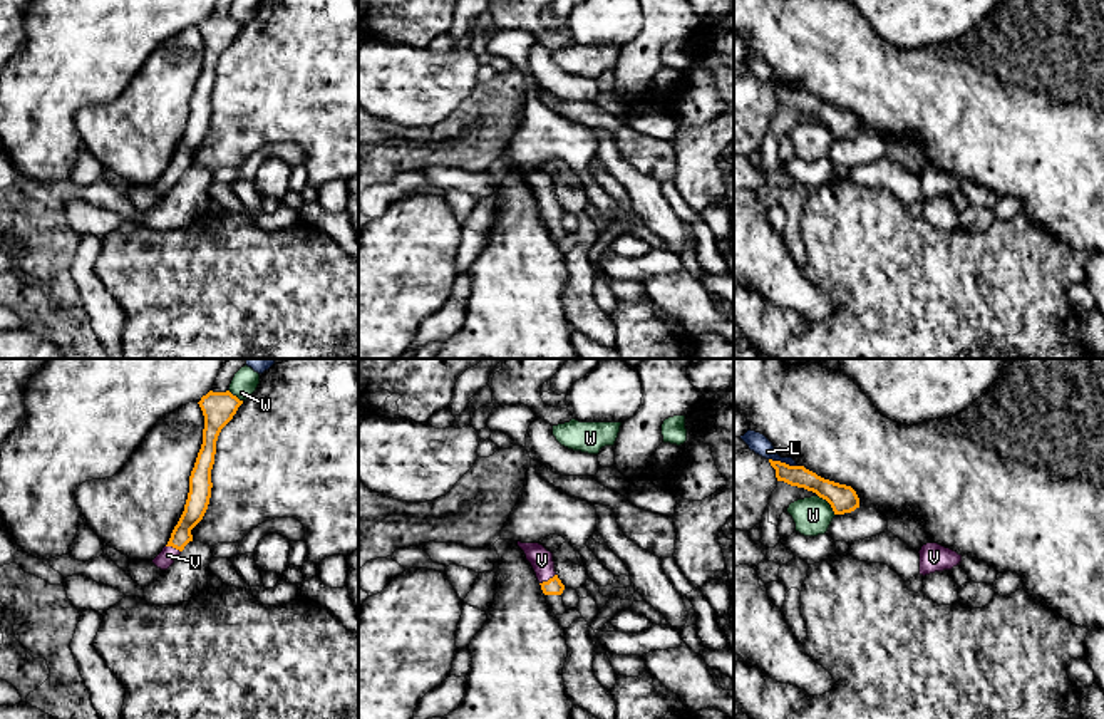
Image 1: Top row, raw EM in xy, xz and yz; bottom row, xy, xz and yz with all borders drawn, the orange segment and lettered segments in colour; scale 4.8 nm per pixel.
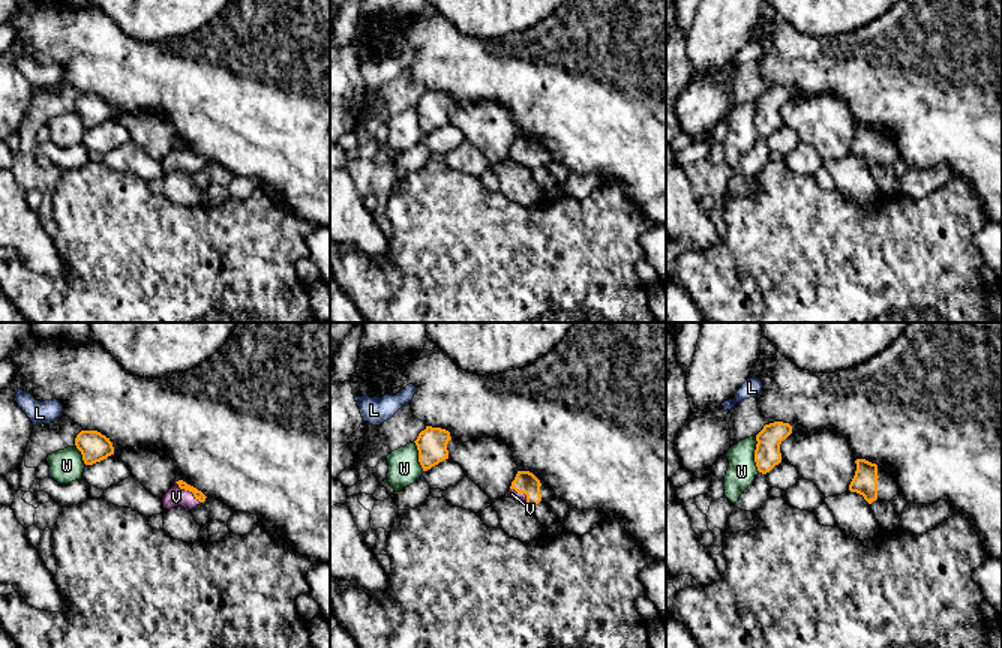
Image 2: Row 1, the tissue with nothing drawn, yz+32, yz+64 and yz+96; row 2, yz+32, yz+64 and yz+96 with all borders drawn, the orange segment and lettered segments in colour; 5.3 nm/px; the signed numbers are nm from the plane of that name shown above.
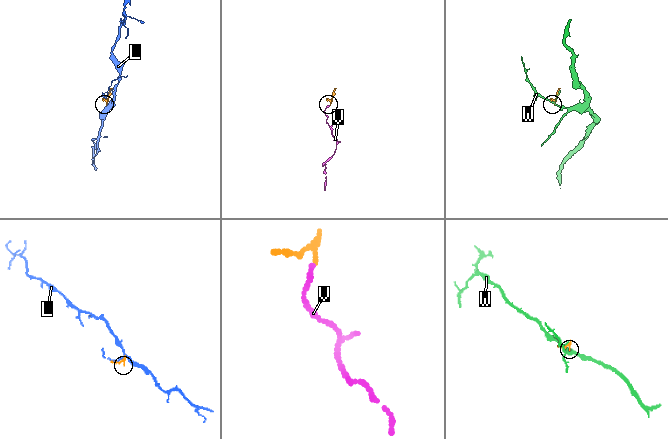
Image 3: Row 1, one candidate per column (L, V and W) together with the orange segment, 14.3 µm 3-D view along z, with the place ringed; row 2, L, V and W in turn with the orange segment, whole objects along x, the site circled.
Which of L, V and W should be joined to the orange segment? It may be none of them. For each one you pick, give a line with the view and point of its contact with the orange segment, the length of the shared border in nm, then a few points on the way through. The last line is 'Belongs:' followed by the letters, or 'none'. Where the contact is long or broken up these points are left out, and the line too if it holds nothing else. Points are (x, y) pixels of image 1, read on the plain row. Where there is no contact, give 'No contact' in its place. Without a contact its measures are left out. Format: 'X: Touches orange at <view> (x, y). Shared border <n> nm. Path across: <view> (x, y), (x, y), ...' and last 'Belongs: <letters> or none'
V: Touches orange at xz (548, 205). Shared border 90 nm. Path across: xz (553, 210), (548, 205), (541, 185)
Belongs: V

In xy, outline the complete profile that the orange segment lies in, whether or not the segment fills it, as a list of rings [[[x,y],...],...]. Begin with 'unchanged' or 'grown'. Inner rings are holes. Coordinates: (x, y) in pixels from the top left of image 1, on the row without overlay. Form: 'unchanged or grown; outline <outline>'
grown; outline [[[209,15],[198,28],[204,40],[203,69],[189,101],[189,117],[184,136],[174,151],[168,169],[152,184],[152,188],[161,194],[168,194],[181,179],[184,171],[193,166],[191,154],[203,144],[211,122],[211,94],[214,89],[218,60],[233,44],[243,25],[230,15]]]

